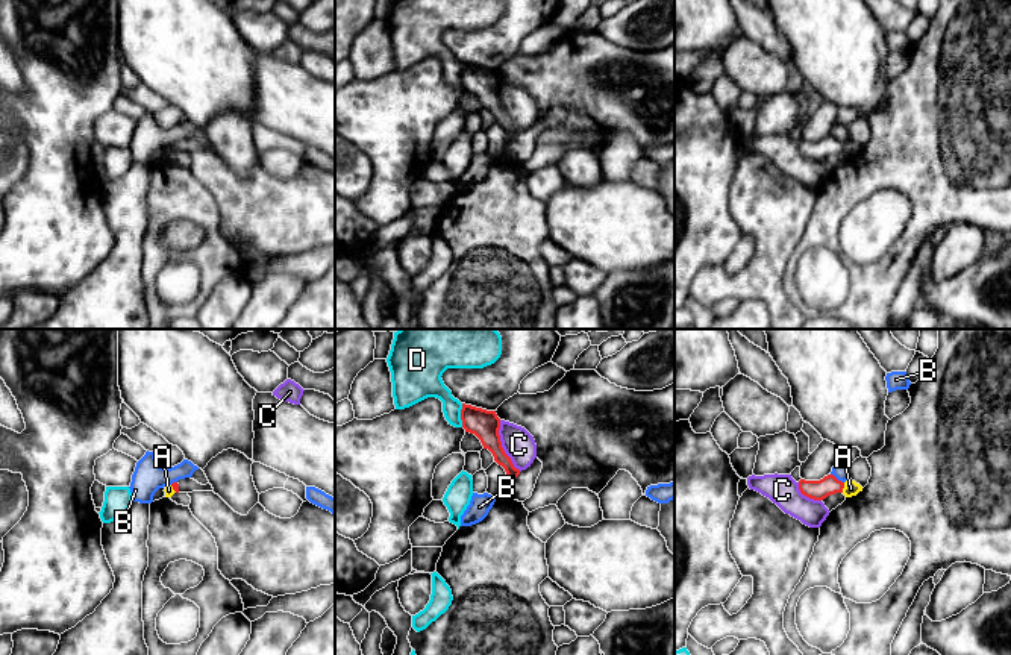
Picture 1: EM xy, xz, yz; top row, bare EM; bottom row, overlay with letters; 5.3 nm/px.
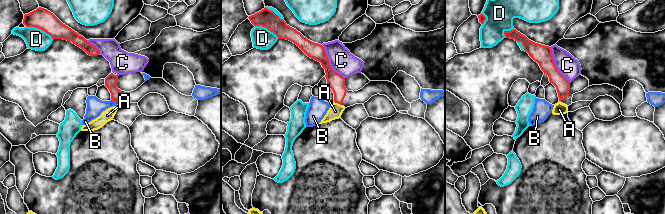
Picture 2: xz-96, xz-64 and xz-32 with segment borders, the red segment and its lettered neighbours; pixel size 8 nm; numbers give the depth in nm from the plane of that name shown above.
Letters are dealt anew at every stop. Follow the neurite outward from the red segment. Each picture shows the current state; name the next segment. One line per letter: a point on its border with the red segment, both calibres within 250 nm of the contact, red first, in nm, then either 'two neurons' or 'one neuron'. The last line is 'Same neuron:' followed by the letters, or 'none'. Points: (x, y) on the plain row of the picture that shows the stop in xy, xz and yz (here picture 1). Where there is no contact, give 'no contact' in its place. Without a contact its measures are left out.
A: contact yz (843, 147); calibres 110 and 80 nm; two neurons
B: contact yz (835, 138); calibres 110 and 80 nm; two neurons
C: contact xz (500, 106); calibres 150 and 170 nm; two neurons
D: contact xz (461, 76); calibres 150 and 150 nm; two neurons
Same neuron: none

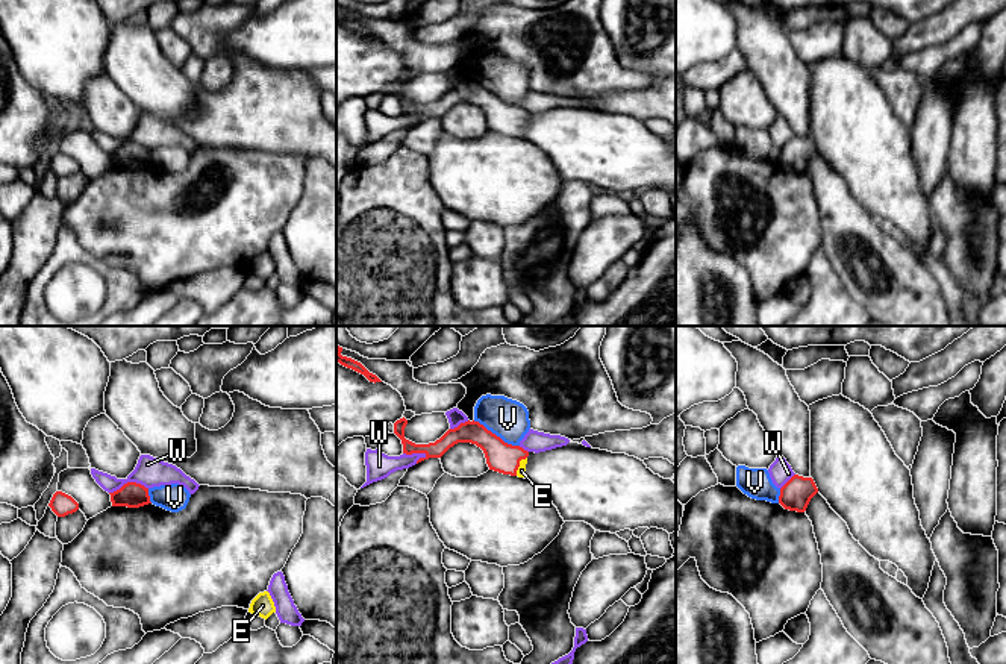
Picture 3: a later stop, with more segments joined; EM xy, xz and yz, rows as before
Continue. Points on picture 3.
E: contact xz (518, 126); calibres 160 and 50 nm; one neuron
V: contact xz (494, 94); calibres 160 and 220 nm; two neurons
W: contact xy (128, 143); calibres 140 and 160 nm; two neurons
Same neuron: E

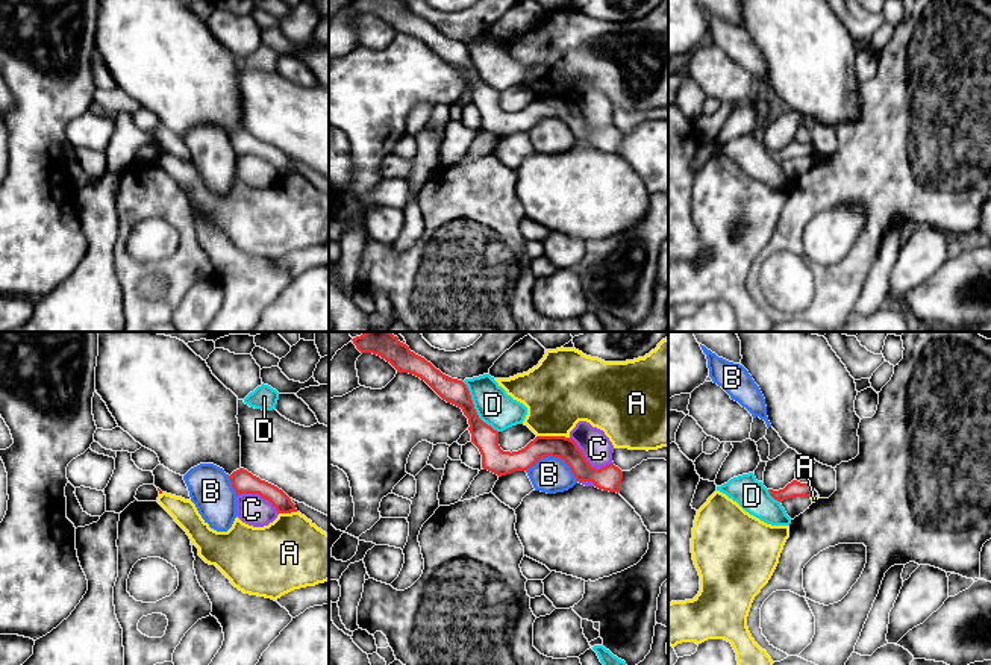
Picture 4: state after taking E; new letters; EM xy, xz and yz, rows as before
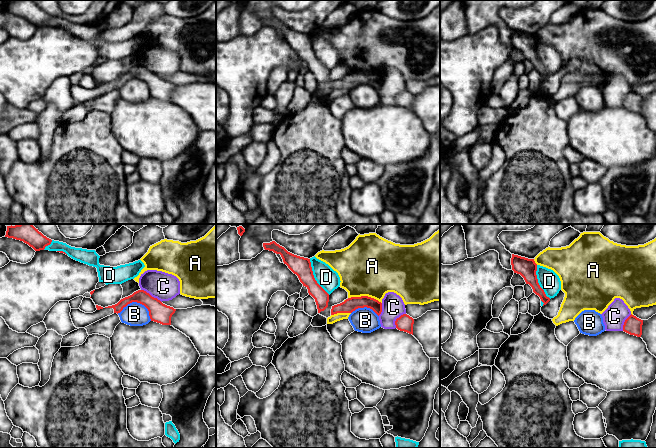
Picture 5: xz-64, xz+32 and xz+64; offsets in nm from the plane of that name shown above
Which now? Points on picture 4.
A: contact xz (553, 97); calibres 120 and 380 nm; two neurons
B: contact xz (555, 117); calibres 120 and 190 nm; two neurons
C: contact xz (588, 123); calibres 130 and 160 nm; two neurons
D: contact xz (475, 70); calibres 140 and 190 nm; two neurons
Same neuron: none

